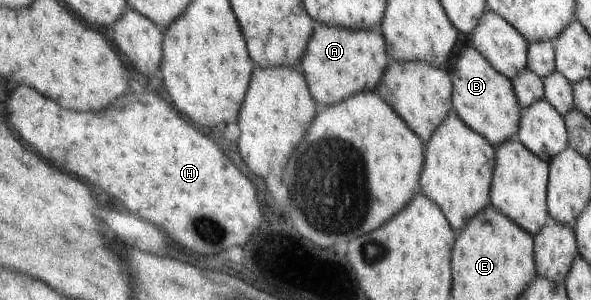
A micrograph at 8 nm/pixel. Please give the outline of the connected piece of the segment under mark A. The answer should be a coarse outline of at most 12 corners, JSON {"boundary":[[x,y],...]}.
{"boundary":[[317,21],[299,68],[320,108],[375,92],[380,29]]}

